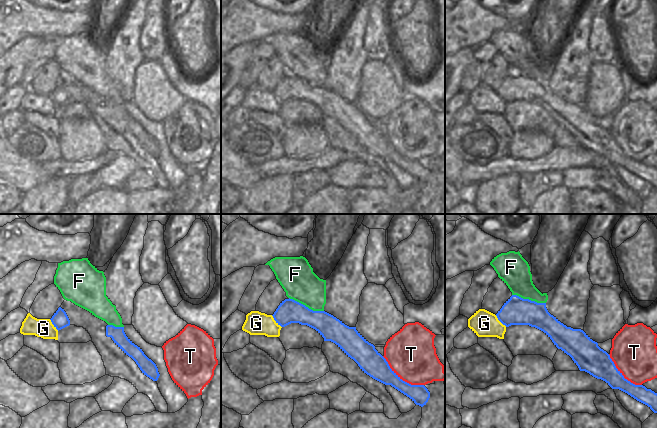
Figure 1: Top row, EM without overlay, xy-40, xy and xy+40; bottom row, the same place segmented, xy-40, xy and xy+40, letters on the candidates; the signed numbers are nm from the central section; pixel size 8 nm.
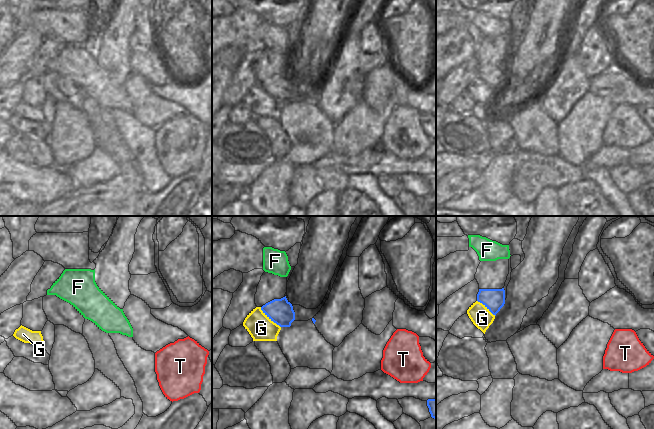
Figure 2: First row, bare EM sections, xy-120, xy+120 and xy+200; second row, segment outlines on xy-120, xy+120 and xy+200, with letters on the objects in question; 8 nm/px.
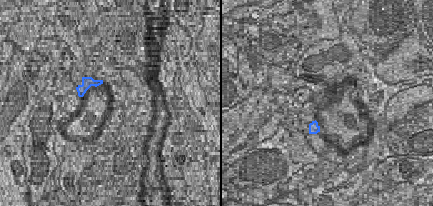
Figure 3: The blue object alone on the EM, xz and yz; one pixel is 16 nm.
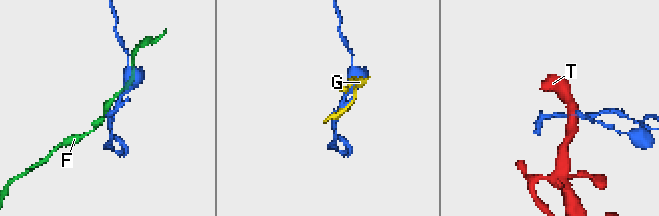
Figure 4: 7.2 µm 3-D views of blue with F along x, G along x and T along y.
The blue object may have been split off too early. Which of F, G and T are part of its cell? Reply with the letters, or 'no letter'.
G.

